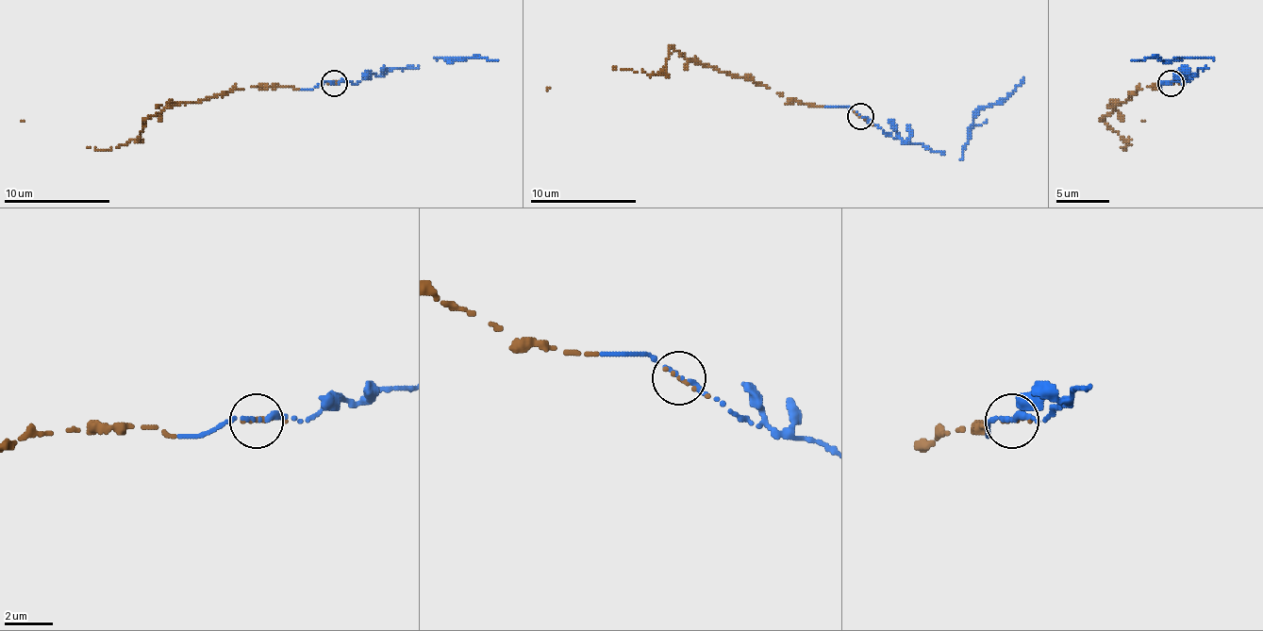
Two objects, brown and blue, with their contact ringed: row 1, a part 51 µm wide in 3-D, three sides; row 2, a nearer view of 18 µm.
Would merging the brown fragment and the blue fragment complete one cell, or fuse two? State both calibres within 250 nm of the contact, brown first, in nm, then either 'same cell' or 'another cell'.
calibres 180 and 280 nm; same cell

